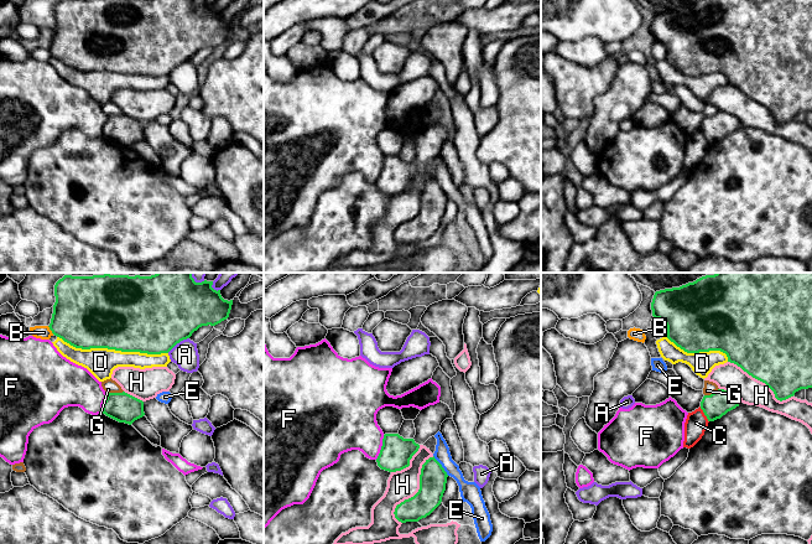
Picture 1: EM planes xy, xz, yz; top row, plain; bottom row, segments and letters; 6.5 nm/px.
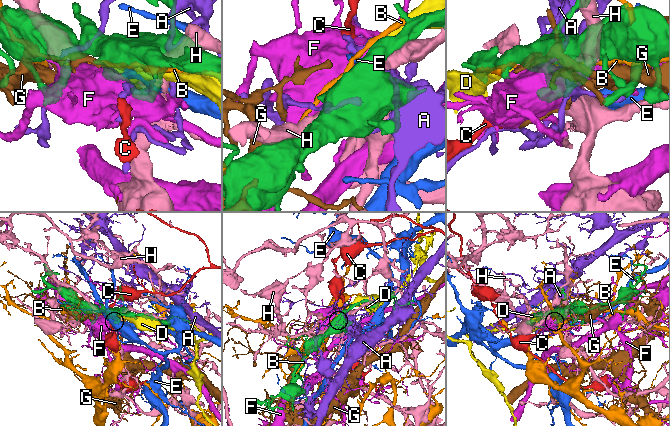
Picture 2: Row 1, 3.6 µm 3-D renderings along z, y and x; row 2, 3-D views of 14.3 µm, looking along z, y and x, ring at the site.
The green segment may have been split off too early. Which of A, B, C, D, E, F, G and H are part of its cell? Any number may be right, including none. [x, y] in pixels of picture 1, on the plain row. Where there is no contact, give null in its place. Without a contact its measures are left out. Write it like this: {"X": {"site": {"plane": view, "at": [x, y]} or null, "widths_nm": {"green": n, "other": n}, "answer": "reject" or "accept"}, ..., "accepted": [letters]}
{"A": {"site": {"plane": "xy", "at": [177, 65]}, "widths_nm": {"green": 500, "other": 170}, "answer": "reject"}, "B": {"site": {"plane": "xy", "at": [50, 51]}, "widths_nm": {"green": 440, "other": 90}, "answer": "reject"}, "C": {"site": {"plane": "yz", "at": [704, 136]}, "widths_nm": {"green": 160, "other": 140}, "answer": "reject"}, "D": {"site": {"plane": "xy", "at": [113, 71]}, "widths_nm": {"green": 480, "other": 190}, "answer": "reject"}, "E": {"site": {"plane": "xz", "at": [441, 187]}, "widths_nm": {"green": 180, "other": 130}, "answer": "reject"}, "F": {"site": {"plane": "xz", "at": [381, 170]}, "widths_nm": {"green": 200, "other": 320}, "answer": "reject"}, "G": {"site": {"plane": "xy", "at": [114, 115]}, "widths_nm": {"green": 190, "other": 90}, "answer": "reject"}, "H": {"site": {"plane": "xz", "at": [418, 213]}, "widths_nm": {"green": 180, "other": 190}, "answer": "reject"}, "accepted": []}

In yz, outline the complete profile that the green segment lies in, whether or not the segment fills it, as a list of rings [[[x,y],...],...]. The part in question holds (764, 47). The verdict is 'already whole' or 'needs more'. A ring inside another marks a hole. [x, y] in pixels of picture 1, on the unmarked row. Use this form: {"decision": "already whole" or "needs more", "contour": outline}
{"decision": "already whole", "contour": [[[699,0],[680,10],[656,14],[651,25],[652,38],[667,48],[667,61],[687,76],[720,73],[753,100],[765,105],[780,124],[801,112],[812,110],[812,0]]]}

